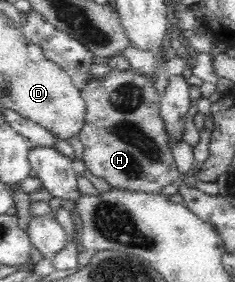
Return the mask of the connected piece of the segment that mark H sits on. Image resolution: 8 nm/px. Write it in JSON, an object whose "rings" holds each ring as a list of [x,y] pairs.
{"rings":[[[113,70],[105,78],[94,78],[81,88],[81,97],[86,104],[85,125],[79,134],[83,143],[82,160],[86,170],[97,178],[103,178],[112,188],[128,192],[156,193],[180,178],[180,172],[173,157],[165,121],[160,115],[159,93],[153,85],[155,79],[137,75],[135,71]]]}

